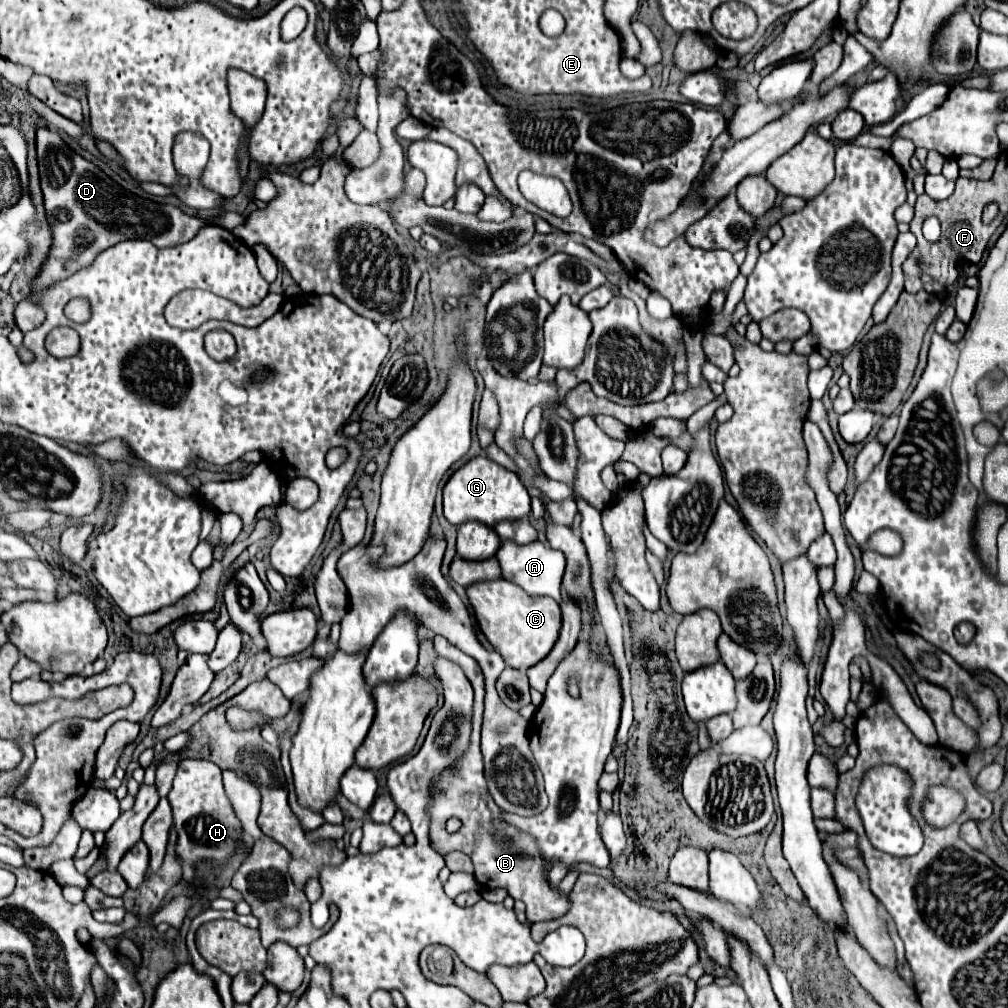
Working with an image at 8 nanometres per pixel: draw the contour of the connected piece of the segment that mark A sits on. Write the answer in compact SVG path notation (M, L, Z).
M504 541L496 553L496 559L506 581L520 585L528 595L546 595L560 601L560 581L566 565L566 559L560 551L554 551L550 545L540 541L534 541L530 545L514 545L514 541Z

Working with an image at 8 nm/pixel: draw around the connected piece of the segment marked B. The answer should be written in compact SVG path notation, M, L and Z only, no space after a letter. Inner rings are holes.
M436 635L434 647L436 647L436 653L440 657L456 661L464 669L466 677L470 679L470 683L474 687L474 707L472 707L472 735L470 735L468 751L464 753L462 759L452 763L438 777L438 783L434 783L434 789L430 789L432 801L428 805L428 815L430 815L432 847L438 853L448 853L448 851L466 853L474 863L476 881L484 889L486 889L486 885L488 885L488 889L502 887L502 889L508 891L508 895L512 899L524 901L526 917L528 917L530 923L558 919L568 911L570 901L566 897L562 897L558 891L550 889L546 877L542 875L542 859L540 859L540 853L536 849L534 839L526 833L516 831L514 827L504 827L502 823L498 823L500 809L492 801L488 787L486 787L486 781L484 781L484 767L482 767L482 755L480 755L480 727L482 727L482 711L484 711L484 677L482 677L482 671L472 657L462 653L458 647L450 645L450 641L446 641L444 637ZM450 817L456 817L456 819L462 821L462 827L454 835L446 833L446 821Z

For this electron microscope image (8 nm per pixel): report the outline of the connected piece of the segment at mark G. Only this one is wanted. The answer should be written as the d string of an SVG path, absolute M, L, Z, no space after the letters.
M484 455L470 459L466 465L454 471L444 487L444 517L452 525L460 525L466 521L480 521L488 527L498 521L514 521L524 519L530 513L530 495L518 475L508 471L506 467L490 461Z

